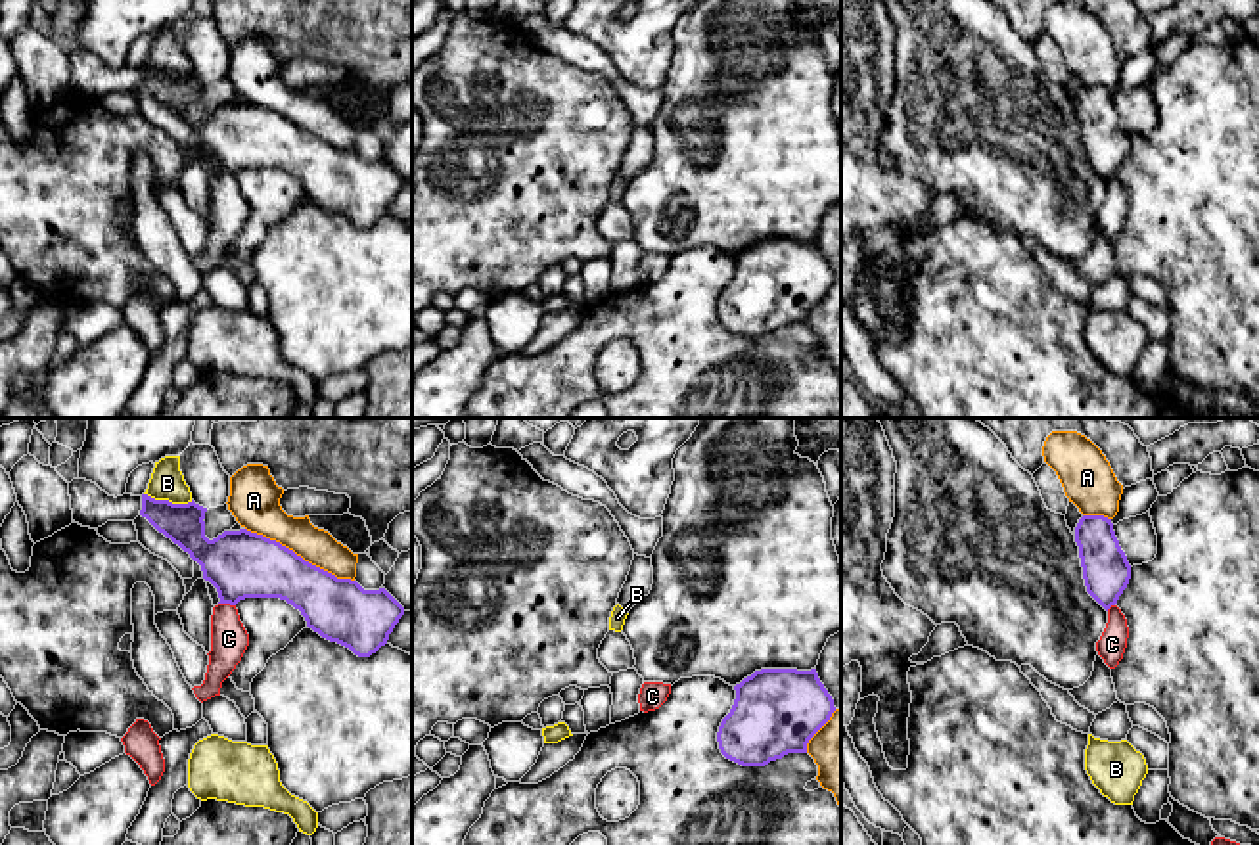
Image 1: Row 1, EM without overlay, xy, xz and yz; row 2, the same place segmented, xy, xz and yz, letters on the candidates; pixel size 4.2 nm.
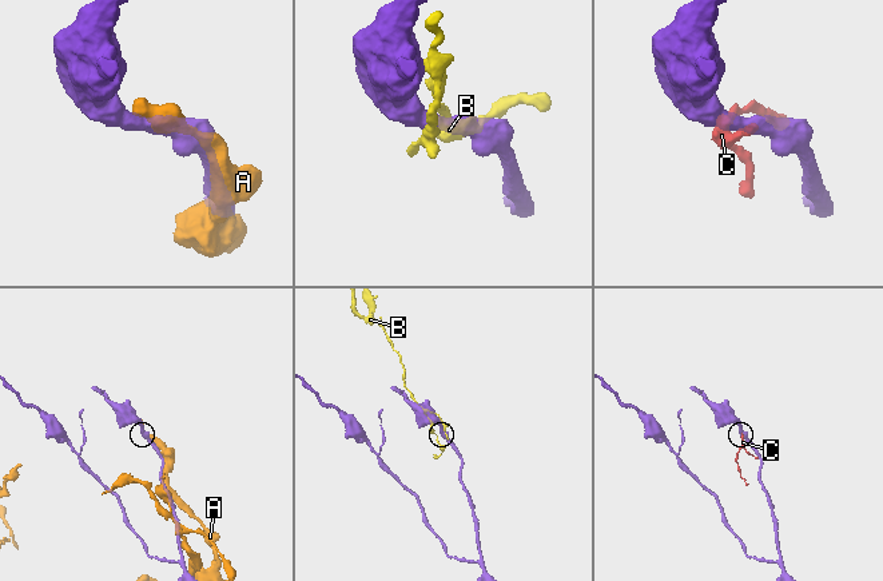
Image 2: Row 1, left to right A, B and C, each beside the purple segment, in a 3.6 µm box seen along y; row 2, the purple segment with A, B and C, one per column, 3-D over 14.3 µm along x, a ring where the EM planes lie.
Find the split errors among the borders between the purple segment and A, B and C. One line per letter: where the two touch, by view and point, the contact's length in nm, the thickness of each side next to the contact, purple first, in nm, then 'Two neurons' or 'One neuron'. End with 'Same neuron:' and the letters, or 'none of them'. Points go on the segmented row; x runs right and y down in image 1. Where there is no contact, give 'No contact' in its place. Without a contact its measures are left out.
A: Touches purple at xy (299, 556). Shared border 500 nm. Thickness 280 nm (purple) against 180 nm. Two neurons
B: Touches purple at xy (167, 501). Shared border 220 nm. Thickness 170 nm (purple) against 140 nm. Two neurons
C: Touches purple at xy (227, 602). Shared border 70 nm. Thickness 280 nm (purple) against 160 nm. Two neurons
Same neuron: none of them

